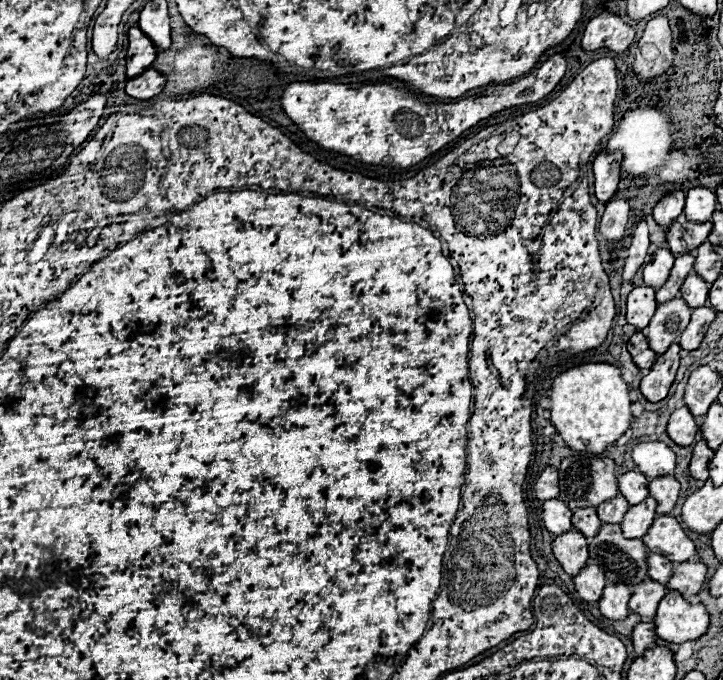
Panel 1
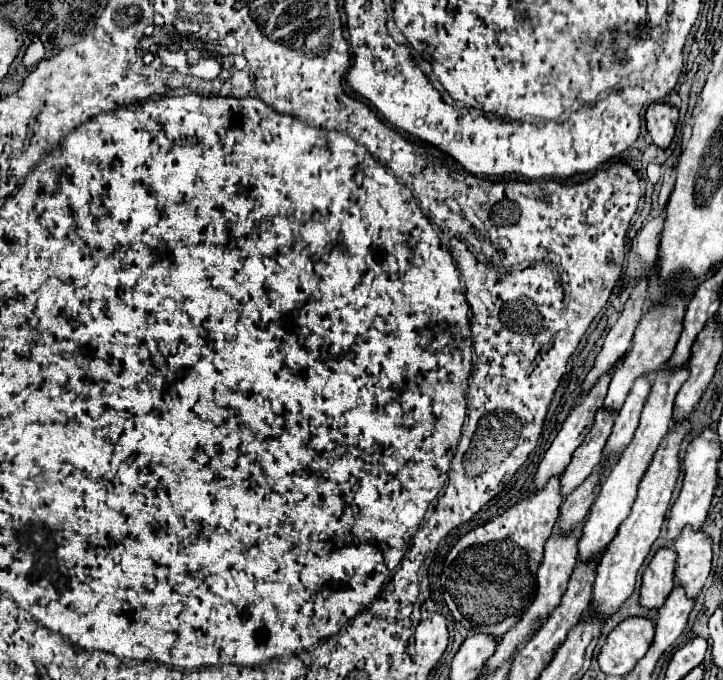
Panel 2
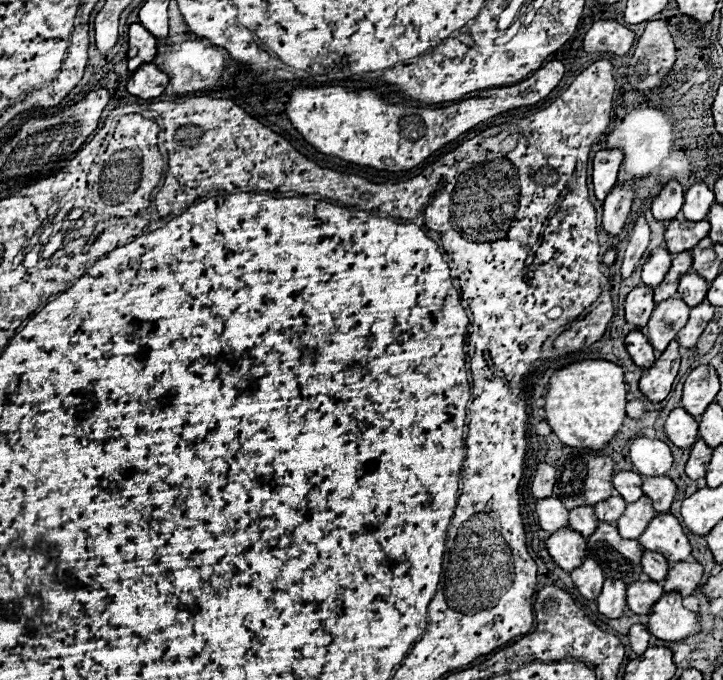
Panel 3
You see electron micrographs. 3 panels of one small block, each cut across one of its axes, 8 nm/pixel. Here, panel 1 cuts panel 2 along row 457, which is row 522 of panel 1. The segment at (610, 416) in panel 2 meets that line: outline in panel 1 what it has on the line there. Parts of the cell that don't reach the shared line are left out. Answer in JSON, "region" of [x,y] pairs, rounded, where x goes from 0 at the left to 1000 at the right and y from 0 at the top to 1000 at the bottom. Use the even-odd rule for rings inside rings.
{"region":[[[824,747],[819,750],[797,750],[791,759],[791,771],[799,782],[805,782],[811,791],[822,791],[830,782],[830,762],[824,756]]]}

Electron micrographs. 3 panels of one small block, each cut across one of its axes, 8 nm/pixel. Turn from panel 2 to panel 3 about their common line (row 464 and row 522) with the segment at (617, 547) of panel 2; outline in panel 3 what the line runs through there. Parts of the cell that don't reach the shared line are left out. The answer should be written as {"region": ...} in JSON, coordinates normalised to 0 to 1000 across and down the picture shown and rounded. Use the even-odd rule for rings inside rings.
{"region":[[[927,753],[907,756],[896,771],[896,776],[891,779],[891,785],[882,791],[882,797],[893,809],[905,809],[916,815],[924,826],[952,824],[957,812],[946,776]]]}

